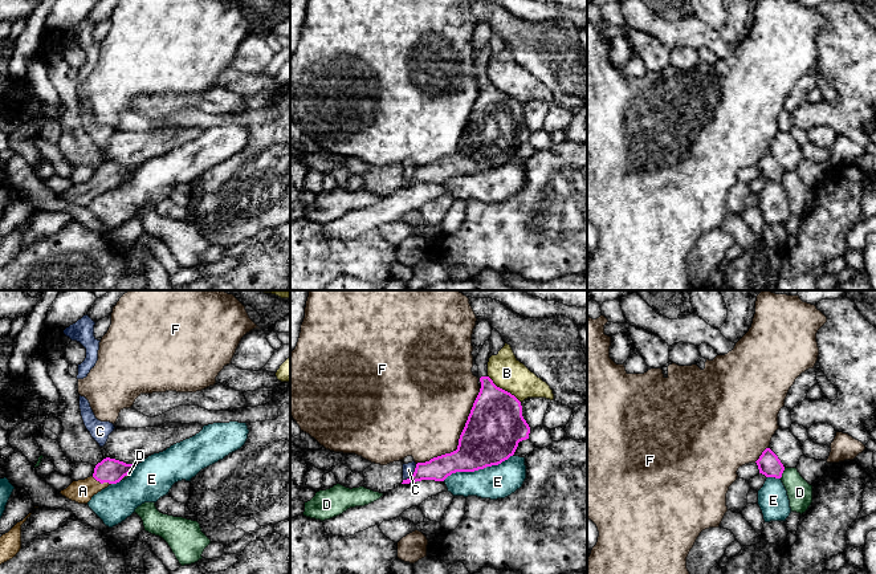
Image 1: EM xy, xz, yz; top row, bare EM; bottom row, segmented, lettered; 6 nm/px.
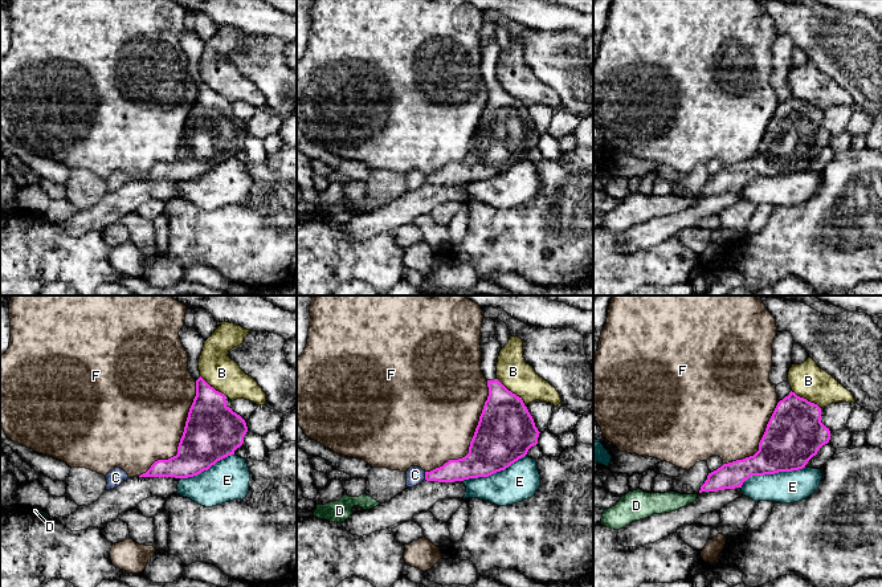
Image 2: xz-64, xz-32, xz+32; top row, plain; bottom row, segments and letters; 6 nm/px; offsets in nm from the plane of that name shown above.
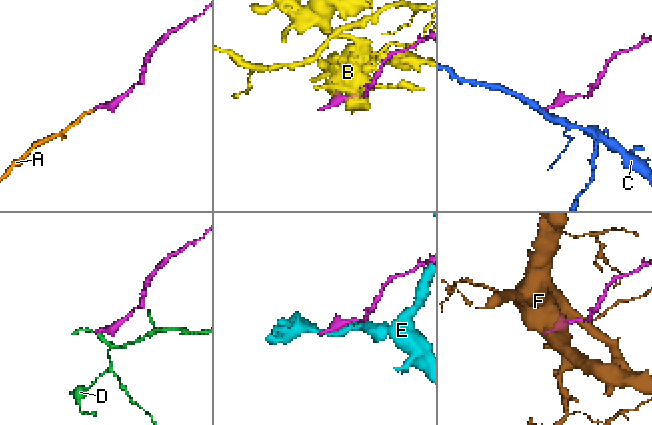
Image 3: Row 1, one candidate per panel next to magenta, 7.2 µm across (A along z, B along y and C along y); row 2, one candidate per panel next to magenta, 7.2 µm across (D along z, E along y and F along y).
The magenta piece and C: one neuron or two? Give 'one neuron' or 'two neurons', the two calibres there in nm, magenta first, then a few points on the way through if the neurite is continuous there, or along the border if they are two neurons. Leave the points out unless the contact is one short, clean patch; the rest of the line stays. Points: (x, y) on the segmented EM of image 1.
two neurons | 150/70 nm | along xz (416, 464), (412, 473), (403, 480)

